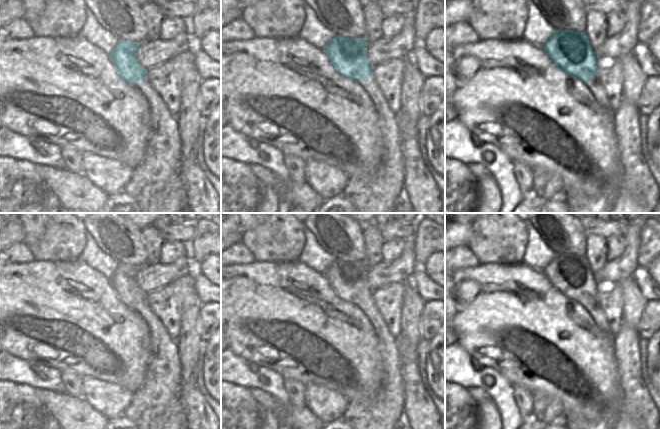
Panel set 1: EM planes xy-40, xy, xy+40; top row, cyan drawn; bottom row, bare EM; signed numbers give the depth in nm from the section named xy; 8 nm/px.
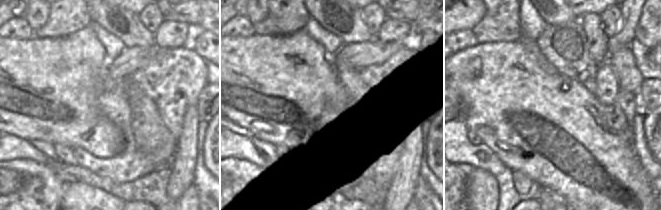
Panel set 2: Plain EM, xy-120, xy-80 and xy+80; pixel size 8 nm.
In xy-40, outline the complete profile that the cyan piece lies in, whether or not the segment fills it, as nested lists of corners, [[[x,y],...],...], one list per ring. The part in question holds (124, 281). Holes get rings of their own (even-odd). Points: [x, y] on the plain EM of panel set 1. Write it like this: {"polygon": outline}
{"polygon": [[[119,264],[109,281],[119,300],[129,309],[134,308],[149,327],[151,335],[151,359],[143,385],[134,393],[131,403],[123,416],[137,429],[163,429],[163,417],[174,398],[181,396],[181,365],[177,353],[177,344],[169,336],[159,317],[152,311],[147,293],[137,285],[139,268],[128,264]]]}

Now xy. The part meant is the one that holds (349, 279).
{"polygon": [[[336,260],[325,273],[331,288],[344,301],[359,307],[375,329],[383,363],[383,385],[368,400],[350,403],[343,415],[353,429],[396,429],[403,418],[403,379],[395,337],[380,314],[367,281],[365,262]]]}

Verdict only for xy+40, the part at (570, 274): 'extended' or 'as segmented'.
extended

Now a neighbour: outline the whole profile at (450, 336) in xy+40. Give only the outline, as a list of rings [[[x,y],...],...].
[[[445,320],[445,348],[457,344],[457,335],[451,324]]]

